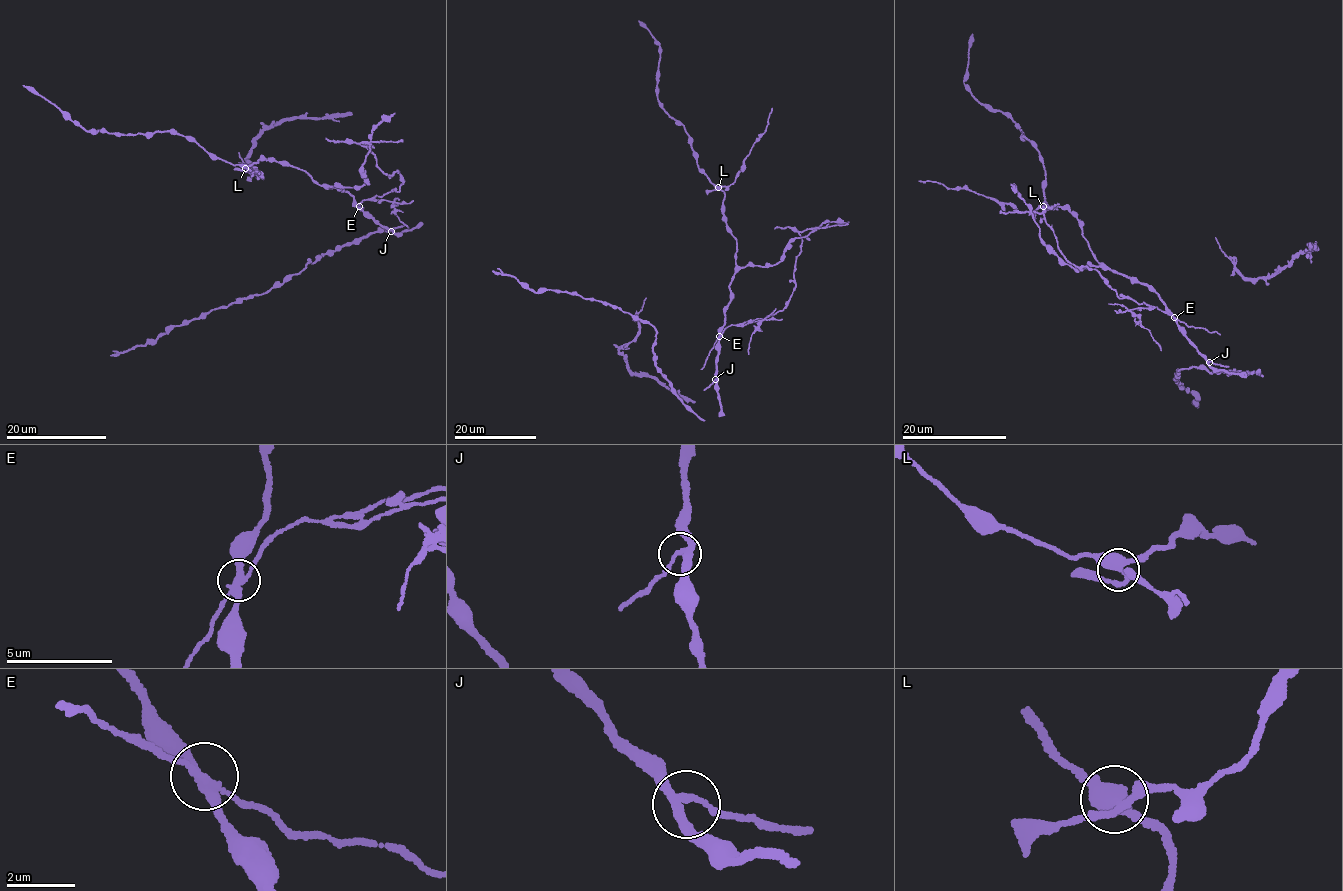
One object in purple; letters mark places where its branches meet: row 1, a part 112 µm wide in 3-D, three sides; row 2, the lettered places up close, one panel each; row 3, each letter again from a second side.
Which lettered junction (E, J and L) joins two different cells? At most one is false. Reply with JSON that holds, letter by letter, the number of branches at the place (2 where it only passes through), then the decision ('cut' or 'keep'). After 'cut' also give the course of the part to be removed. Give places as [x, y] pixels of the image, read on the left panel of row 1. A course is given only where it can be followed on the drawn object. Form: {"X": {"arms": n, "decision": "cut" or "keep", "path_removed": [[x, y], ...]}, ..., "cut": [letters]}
{"E": {"arms": 4, "decision": "cut", "path_removed": [[359, 206], [361, 201], [399, 191], [403, 183], [398, 171], [386, 175], [375, 155], [357, 144], [402, 140]]}, "J": {"arms": 3, "decision": "keep"}, "L": {"arms": 4, "decision": "keep"}, "cut": ["E"]}

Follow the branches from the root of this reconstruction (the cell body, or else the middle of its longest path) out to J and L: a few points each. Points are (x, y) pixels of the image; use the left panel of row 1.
J: (365, 213), (391, 231)
L: (365, 213), (344, 189), (323, 188), (297, 168), (265, 159), (245, 168)

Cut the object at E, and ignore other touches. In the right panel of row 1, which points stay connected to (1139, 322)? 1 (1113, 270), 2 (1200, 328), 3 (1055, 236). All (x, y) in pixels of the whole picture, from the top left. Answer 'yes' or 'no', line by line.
1: no
2: yes
3: yes

